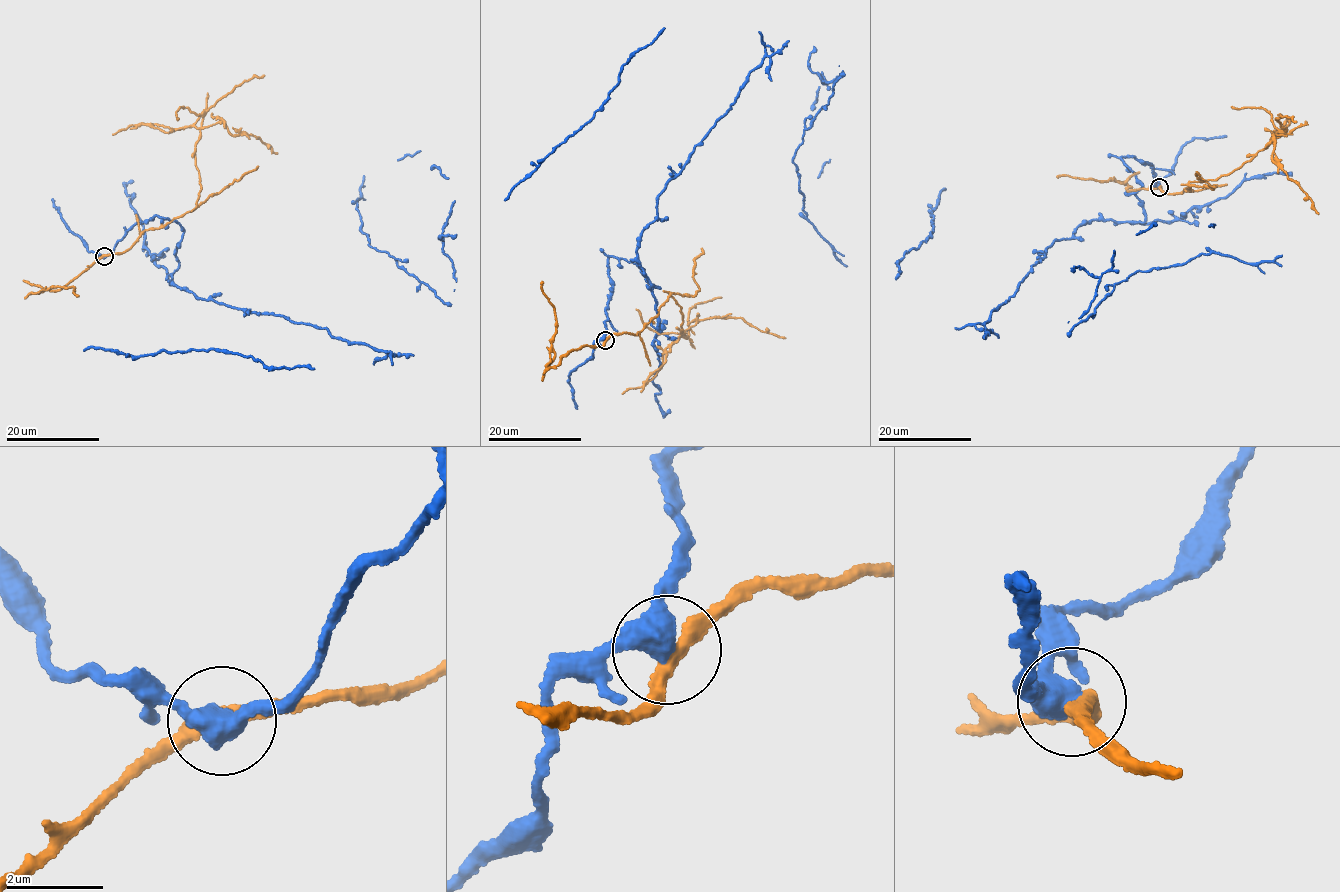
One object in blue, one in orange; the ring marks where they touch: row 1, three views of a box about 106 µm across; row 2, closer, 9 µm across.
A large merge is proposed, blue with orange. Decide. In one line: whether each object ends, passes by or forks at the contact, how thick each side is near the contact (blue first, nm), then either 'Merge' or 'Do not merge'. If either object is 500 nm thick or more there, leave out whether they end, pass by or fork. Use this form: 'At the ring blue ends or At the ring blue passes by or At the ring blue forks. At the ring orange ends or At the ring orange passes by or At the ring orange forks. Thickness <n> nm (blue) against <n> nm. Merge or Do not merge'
At the ring blue passes by. At the ring orange passes by. Thickness 440 nm (blue) against 300 nm. Do not merge

